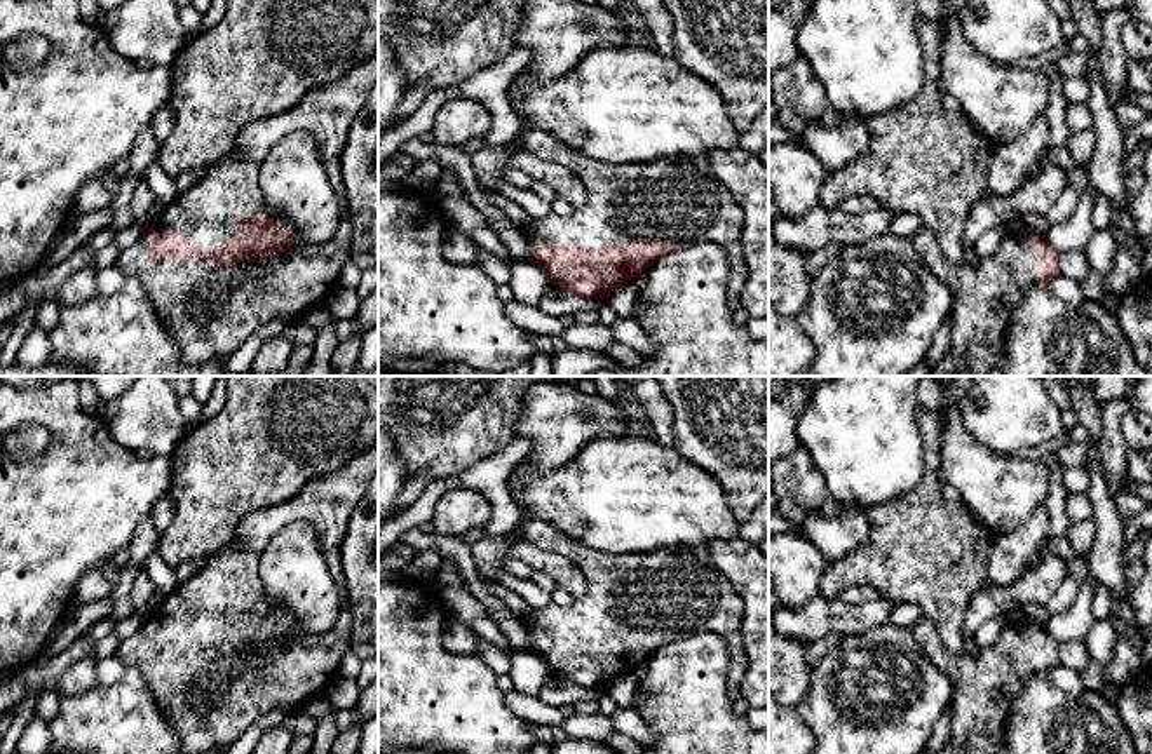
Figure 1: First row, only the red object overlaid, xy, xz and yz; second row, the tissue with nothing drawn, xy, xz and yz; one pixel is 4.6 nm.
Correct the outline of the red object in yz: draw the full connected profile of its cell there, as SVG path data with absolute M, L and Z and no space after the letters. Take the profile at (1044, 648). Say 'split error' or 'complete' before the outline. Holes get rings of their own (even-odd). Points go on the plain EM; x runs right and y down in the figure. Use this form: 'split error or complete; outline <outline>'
split error; outline M922 618L913 637L952 684L952 738L934 754L1004 754L1006 717L1027 677L1060 665L1060 643L1046 627L1013 618L997 641L976 653L955 655L936 625Z

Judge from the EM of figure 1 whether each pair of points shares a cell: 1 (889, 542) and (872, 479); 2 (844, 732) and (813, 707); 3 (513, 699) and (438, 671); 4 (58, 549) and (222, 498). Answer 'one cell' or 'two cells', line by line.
1: two cells
2: one cell
3: two cells
4: two cells

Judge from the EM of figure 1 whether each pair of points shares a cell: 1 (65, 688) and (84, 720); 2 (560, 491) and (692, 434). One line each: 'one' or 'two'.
1: two
2: two

